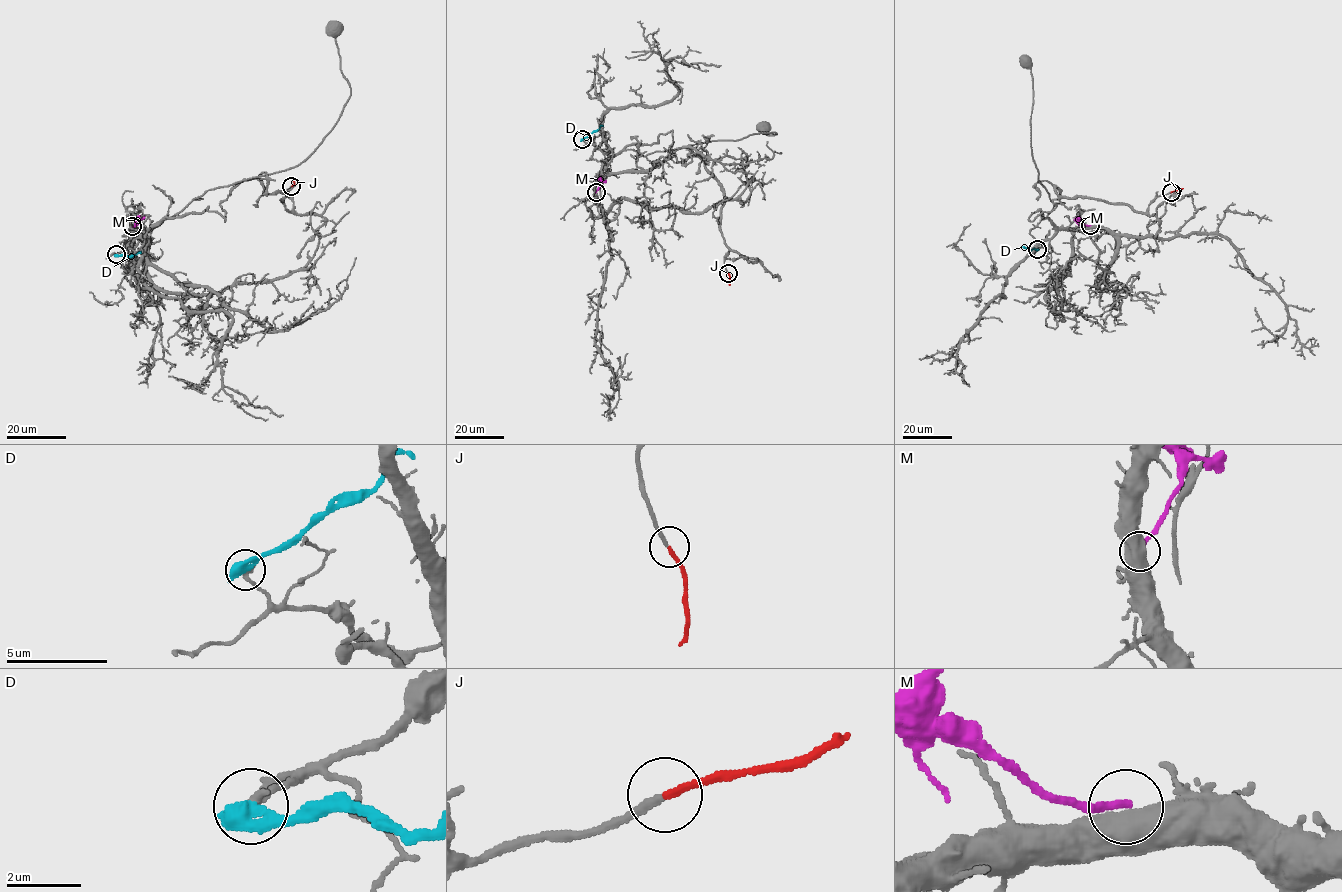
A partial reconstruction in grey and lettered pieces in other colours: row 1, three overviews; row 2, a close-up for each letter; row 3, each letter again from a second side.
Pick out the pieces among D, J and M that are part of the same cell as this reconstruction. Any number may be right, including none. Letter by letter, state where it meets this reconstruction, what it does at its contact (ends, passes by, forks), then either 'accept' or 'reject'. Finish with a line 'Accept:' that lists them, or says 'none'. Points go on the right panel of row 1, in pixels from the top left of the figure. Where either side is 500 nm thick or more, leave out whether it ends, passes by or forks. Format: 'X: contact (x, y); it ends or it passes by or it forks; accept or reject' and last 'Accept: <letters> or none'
D: contact (1037, 249); reject
J: contact (1171, 192); it ends; accept
M: contact (1090, 225); reject
Accept: J

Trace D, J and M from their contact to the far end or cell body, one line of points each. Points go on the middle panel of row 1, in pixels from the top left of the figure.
D: (583, 139), (603, 126)
J: (727, 272), (729, 285)
M: (595, 192), (600, 182), (597, 180)

